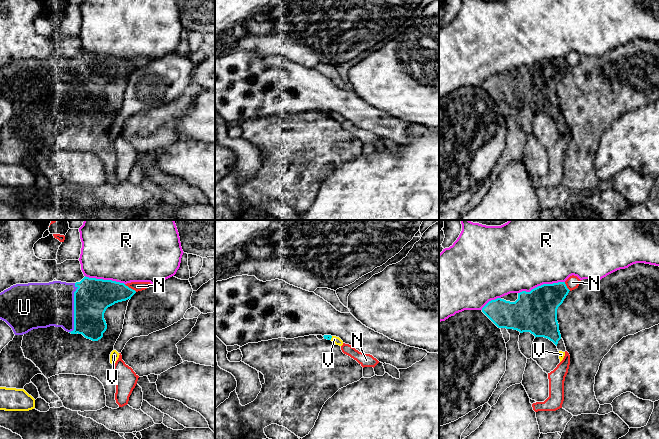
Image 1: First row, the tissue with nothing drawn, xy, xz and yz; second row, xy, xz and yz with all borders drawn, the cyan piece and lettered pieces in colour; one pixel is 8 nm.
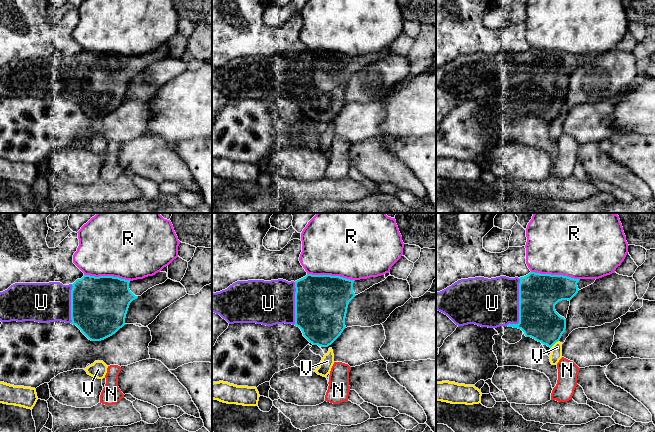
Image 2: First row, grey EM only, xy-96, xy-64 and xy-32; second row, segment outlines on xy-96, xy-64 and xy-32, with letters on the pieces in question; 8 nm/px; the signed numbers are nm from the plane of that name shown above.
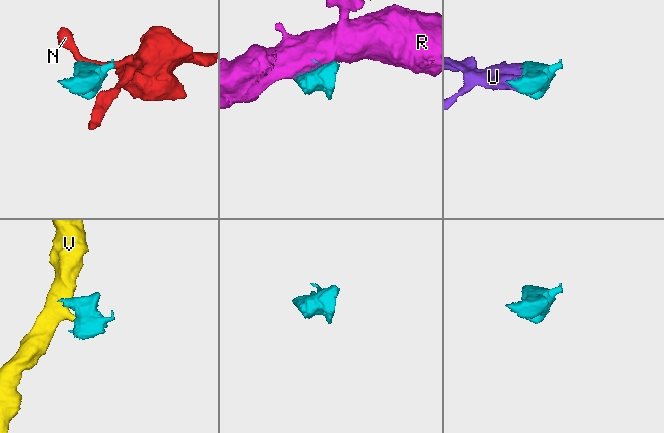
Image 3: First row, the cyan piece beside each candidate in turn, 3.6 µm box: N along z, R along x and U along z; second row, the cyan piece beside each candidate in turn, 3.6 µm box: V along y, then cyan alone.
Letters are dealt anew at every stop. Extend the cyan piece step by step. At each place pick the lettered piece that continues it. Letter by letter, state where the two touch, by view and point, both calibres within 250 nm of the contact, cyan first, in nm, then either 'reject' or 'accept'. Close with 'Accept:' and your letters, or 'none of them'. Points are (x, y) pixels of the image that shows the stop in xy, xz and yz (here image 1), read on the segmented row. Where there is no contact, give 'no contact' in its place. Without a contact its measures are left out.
N: meets cyan in xy at (130, 288); 240 nm thick on the cyan side, 80 nm on the other; reject
R: meets cyan in yz at (541, 285); 340 nm thick on the cyan side, 500 nm on the other; reject
U: meets cyan in xy at (74, 308); 300 nm thick on the cyan side, 360 nm on the other; accept
V: meets cyan in xz at (331, 337); 50 nm thick on the cyan side, 60 nm on the other; reject
Accept: U

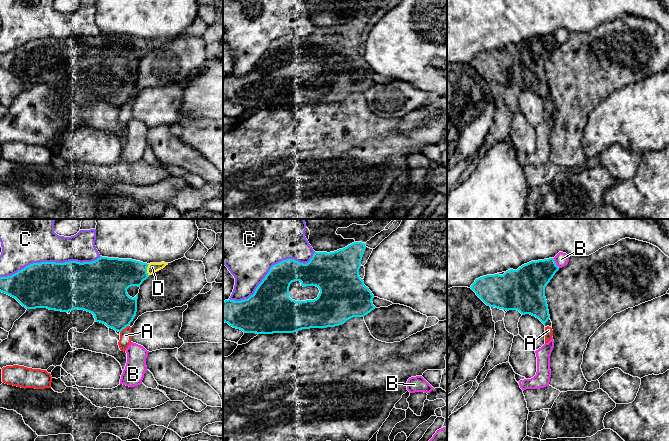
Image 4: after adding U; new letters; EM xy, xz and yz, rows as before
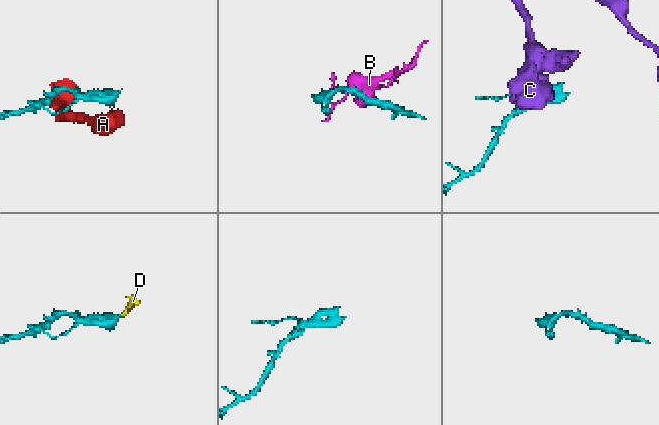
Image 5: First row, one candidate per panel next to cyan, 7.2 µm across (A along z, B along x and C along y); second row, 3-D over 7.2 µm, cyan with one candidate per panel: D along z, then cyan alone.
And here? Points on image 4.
A: meets cyan in xy at (124, 328); 320 nm thick on the cyan side, 100 nm on the other; reject
B: meets cyan in yz at (555, 263); 260 nm thick on the cyan side, 110 nm on the other; reject
C: meets cyan in xy at (50, 262); 380 nm thick on the cyan side, 400 nm on the other; reject
D: meets cyan in xy at (146, 270); 280 nm thick on the cyan side, 80 nm on the other; accept
Accept: D

